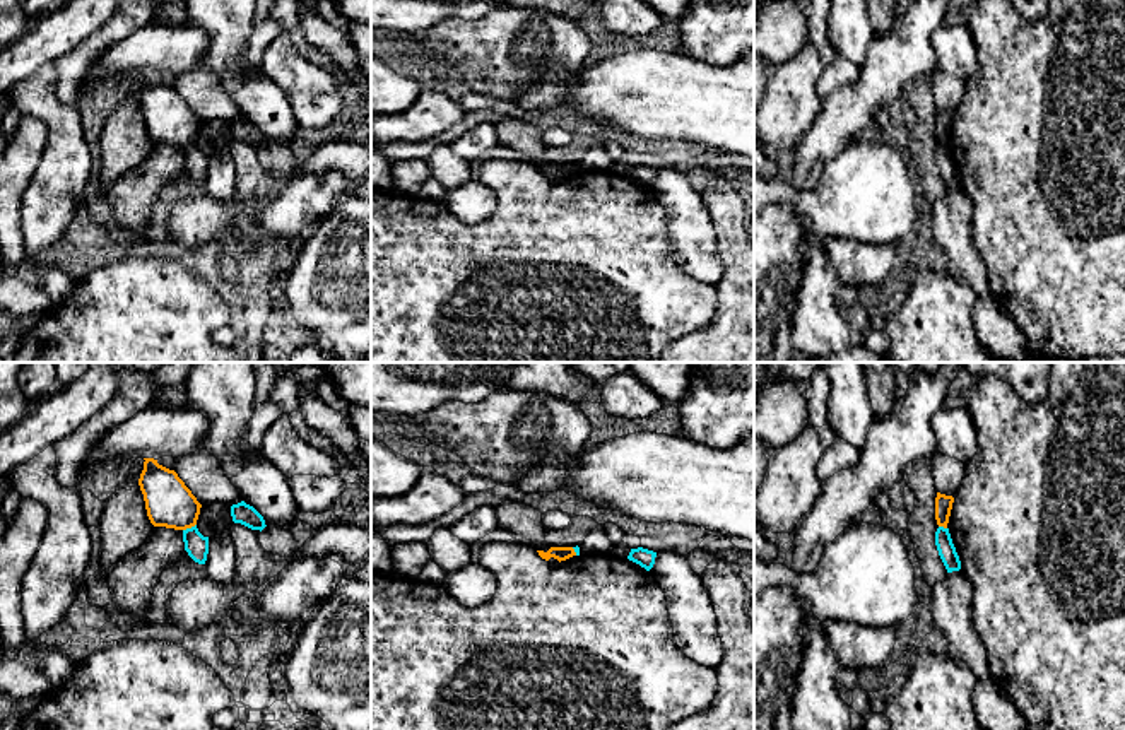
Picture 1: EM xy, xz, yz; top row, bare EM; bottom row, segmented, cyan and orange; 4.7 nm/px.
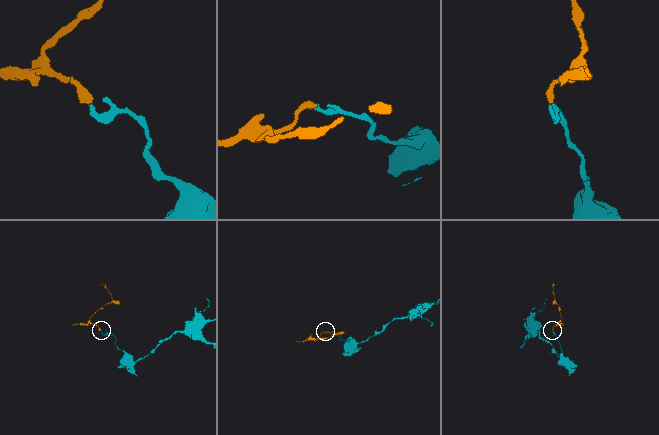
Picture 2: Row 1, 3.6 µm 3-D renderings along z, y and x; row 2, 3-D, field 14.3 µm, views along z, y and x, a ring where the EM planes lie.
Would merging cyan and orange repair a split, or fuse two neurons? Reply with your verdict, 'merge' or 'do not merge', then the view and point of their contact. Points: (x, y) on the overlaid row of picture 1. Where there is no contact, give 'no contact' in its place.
do not merge; contact xy (188, 529)

